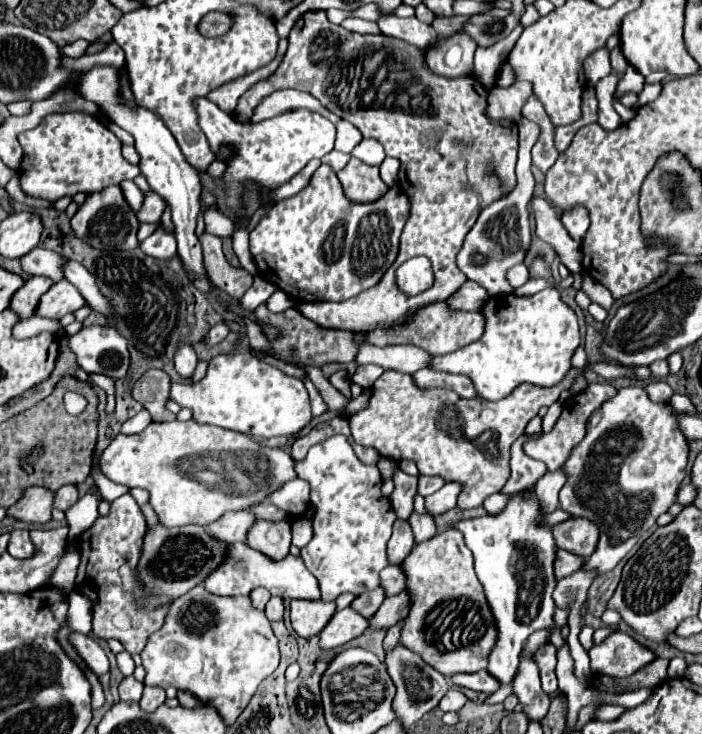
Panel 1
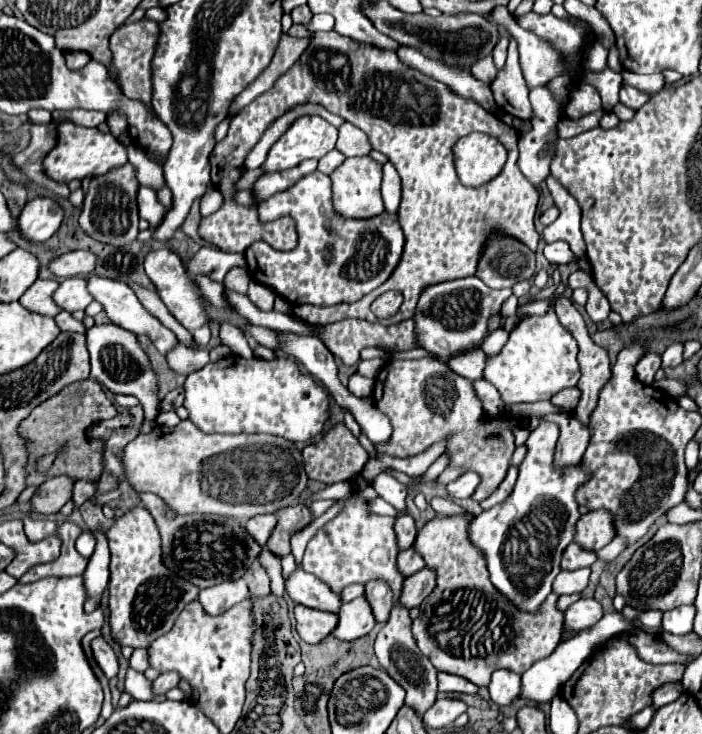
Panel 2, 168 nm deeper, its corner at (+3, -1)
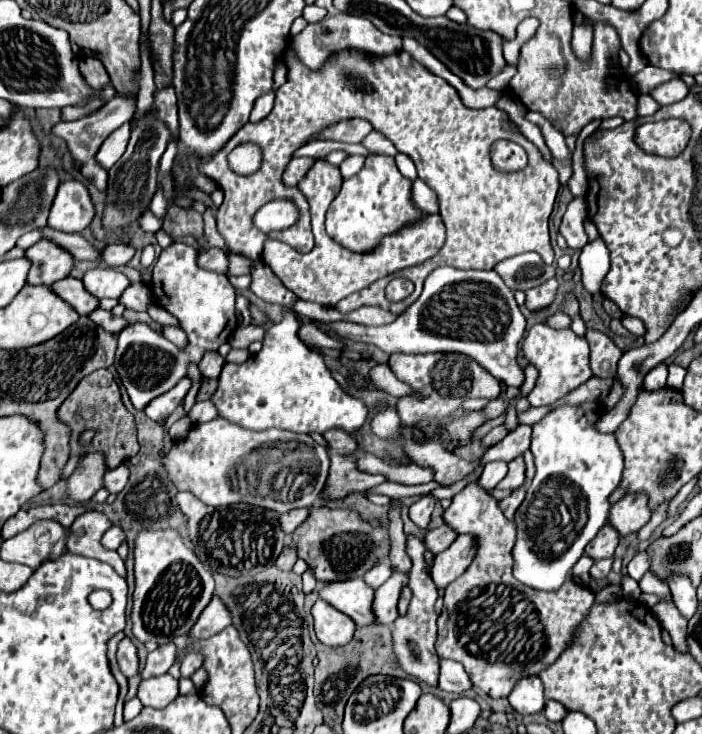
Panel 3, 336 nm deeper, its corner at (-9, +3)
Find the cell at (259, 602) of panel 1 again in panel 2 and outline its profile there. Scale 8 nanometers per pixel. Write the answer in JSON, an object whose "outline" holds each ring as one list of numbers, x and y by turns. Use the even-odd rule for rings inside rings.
{"outline":[[258,568,258,570,250,576,248,590,250,590,250,596,252,596,252,598,256,598,256,596,268,596,268,594,270,594,270,578,268,578,268,574,264,572,264,568]]}

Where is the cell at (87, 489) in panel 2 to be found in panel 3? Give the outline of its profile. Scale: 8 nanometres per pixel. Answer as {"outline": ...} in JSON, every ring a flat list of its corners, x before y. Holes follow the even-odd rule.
{"outline":[[120,464,118,468,114,470,108,470,106,476,104,476,104,482,106,482,106,488,112,492,112,494,118,494,124,490,124,486,128,484,128,466,126,464]]}

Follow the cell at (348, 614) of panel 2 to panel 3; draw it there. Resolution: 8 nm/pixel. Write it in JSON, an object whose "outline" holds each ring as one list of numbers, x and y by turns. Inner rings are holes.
{"outline":[[394,572,388,582,384,582,374,596,374,614,376,622,390,626,398,618,398,600,402,588,408,584,408,572]]}

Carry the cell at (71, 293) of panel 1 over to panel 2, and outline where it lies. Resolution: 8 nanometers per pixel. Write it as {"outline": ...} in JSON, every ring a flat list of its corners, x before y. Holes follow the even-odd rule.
{"outline":[[80,276,62,280,58,290,52,294,52,298,56,300,56,306,66,312,84,310,94,300,86,290,86,280]]}

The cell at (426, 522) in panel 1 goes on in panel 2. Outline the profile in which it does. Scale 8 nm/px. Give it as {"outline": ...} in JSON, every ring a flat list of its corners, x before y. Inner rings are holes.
{"outline":[[378,474,372,482,372,486,376,488,378,496,384,498,388,504,392,504,398,512,406,512,406,486,400,484,396,478,388,476,388,474]]}

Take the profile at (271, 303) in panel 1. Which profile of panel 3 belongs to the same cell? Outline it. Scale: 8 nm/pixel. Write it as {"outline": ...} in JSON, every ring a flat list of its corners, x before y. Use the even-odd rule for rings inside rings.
{"outline":[[292,312,284,314,284,320,280,324,274,324,272,328,266,330,264,334,264,346,260,354,252,354,244,364,226,364,220,372,220,386,216,394,212,396,212,402,218,408,218,414,234,424,240,424,250,430,266,430,266,428,282,428,282,430,292,430,292,432,326,432,334,426,352,432,360,428,368,418,370,418,370,408,358,400,348,396,338,382,332,378,328,366,324,364,322,356,316,352,310,352,304,342,296,336,298,332,298,322]]}

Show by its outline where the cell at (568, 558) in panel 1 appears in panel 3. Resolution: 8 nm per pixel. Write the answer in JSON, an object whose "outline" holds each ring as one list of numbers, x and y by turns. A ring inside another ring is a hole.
{"outline":[[606,524,604,528,600,528,600,532,596,534,596,538,586,546,586,554,590,558,594,558,594,560,612,558,618,542,620,542,620,534,616,532,616,528,612,528,610,524]]}

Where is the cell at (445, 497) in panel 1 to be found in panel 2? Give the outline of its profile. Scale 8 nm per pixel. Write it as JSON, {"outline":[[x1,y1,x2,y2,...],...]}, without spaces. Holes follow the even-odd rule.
{"outline":[[466,472,466,474,462,474,460,478,456,478,454,482,450,482,450,484,446,486,446,490,448,490,448,494,450,494,452,498,470,498,478,484,480,484,478,474,476,474,476,472]]}

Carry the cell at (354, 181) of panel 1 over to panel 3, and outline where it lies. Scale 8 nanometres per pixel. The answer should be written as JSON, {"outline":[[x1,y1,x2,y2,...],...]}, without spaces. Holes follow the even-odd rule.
{"outline":[[368,156,364,168,356,176,344,180,338,196,330,204,326,214,326,232,338,244,344,244,344,248,364,254,372,252,380,244,382,236,396,234,402,228,424,220,424,216,428,216,428,212,422,212,412,202,412,182,398,172,394,158]]}

